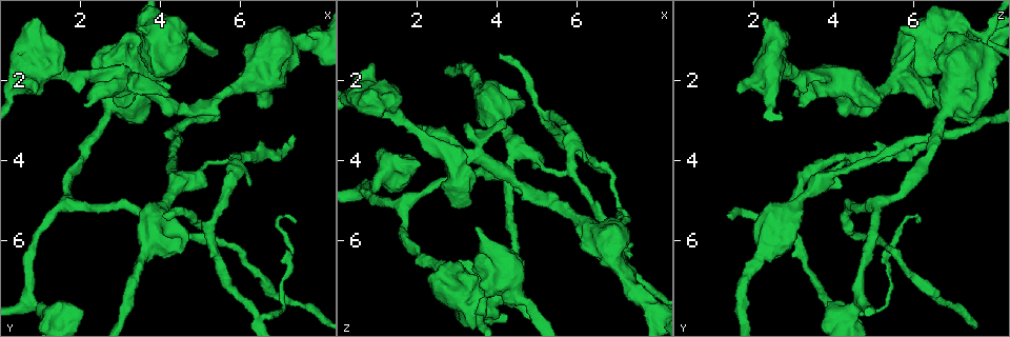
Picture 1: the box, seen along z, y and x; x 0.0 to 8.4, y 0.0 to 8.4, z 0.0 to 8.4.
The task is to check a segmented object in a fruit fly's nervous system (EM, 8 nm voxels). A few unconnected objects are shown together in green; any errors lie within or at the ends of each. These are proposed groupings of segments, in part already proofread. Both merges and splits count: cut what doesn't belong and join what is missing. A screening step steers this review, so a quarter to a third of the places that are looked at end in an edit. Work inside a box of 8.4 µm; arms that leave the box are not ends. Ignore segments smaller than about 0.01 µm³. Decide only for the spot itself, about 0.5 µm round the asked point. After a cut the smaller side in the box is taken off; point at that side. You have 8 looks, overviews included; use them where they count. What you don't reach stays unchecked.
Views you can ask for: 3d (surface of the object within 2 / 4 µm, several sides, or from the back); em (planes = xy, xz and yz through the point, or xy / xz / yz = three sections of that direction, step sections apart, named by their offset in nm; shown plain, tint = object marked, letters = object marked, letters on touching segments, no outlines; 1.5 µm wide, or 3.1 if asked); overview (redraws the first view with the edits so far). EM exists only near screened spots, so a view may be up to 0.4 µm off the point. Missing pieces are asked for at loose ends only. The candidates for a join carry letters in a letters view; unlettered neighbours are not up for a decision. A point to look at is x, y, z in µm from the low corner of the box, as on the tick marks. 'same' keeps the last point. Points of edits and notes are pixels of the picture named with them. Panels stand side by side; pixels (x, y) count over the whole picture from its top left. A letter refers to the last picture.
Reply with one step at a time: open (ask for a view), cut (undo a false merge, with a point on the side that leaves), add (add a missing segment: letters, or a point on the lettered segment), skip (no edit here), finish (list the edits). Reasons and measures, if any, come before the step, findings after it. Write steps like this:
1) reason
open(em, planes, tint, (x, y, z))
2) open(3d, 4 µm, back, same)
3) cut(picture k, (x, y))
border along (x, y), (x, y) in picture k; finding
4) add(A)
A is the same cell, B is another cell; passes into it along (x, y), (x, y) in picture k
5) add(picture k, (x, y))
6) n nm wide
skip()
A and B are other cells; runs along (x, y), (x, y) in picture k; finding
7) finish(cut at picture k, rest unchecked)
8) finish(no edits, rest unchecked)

an open end
open(3d, 4 µm, (2.10, 2.60, 3.25))

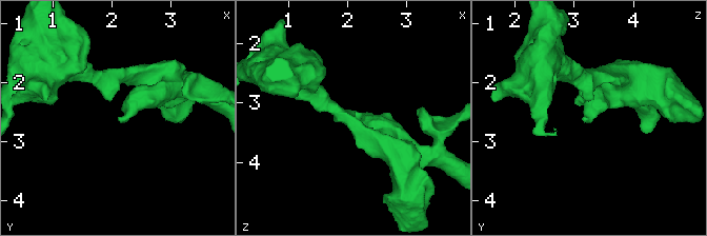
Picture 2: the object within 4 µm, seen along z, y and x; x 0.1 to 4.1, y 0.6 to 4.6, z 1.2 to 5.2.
open(em, xz, step 8, tint, (2.10, 2.60, 3.20))

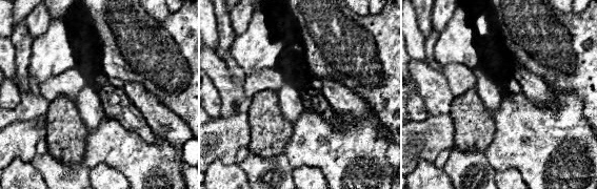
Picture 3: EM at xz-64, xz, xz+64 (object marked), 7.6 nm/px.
open(em, planes, letters, same)

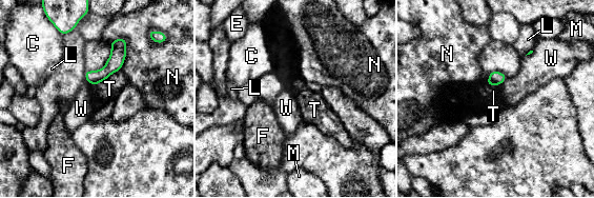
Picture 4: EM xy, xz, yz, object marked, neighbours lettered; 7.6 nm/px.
skip()
C, E, F, L, M, N, T and W are other cells; border along (508, 78), (497, 85) in picture 4; no lettered segment goes on from it

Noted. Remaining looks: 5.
a fork
open(em, planes, tint, (5.80, 3.95, 4.30))

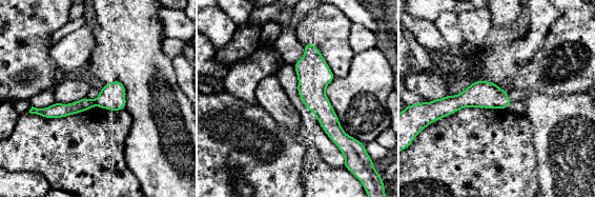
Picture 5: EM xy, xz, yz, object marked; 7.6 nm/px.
what lies round it
open(em, planes, letters, same)

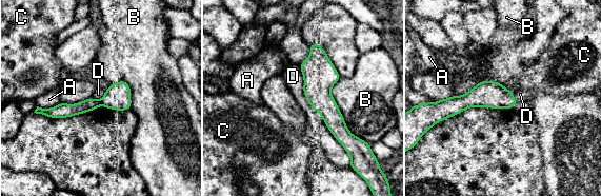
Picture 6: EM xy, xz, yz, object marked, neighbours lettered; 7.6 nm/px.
190 nm wide
cut(picture 6, (117, 97))
A, B, C and D are other cells; the part that leaves runs along (313, 46), (318, 95), (351, 144) in picture 6; a second neuron is stuck on

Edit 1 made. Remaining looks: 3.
redraw
open(overview)

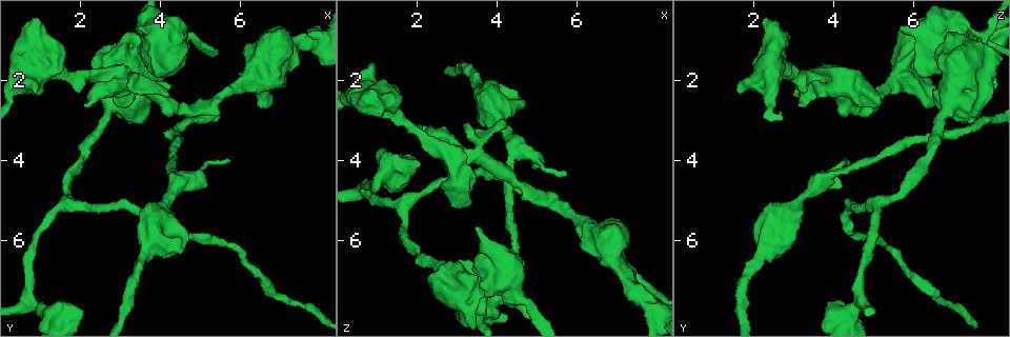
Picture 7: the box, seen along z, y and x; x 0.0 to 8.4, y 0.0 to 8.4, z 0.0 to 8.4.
an open end
open(3d, 2 µm, (0.85, 2.35, 1.65))

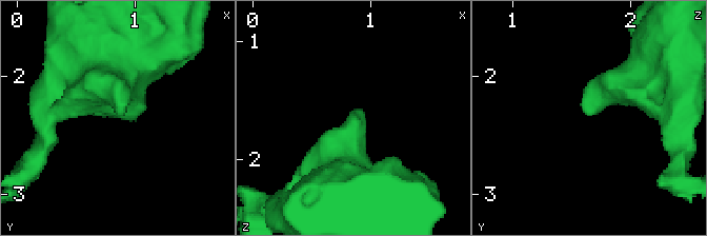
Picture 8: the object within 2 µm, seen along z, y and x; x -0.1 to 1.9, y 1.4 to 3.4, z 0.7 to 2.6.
open(em, planes, letters, (0.90, 2.32, 1.66))

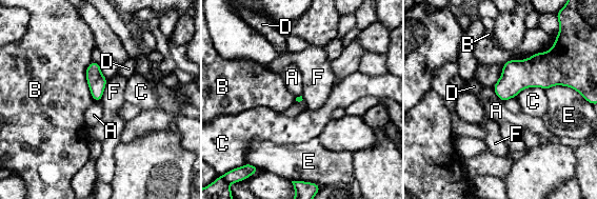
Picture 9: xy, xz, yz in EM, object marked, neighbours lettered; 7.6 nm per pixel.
skip()
A, B, C, D, E and F are other cells; border along (107, 80), (102, 98), (99, 101) in picture 9; none of them fits

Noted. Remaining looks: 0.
finish(cut at picture 6, rest unchecked)

